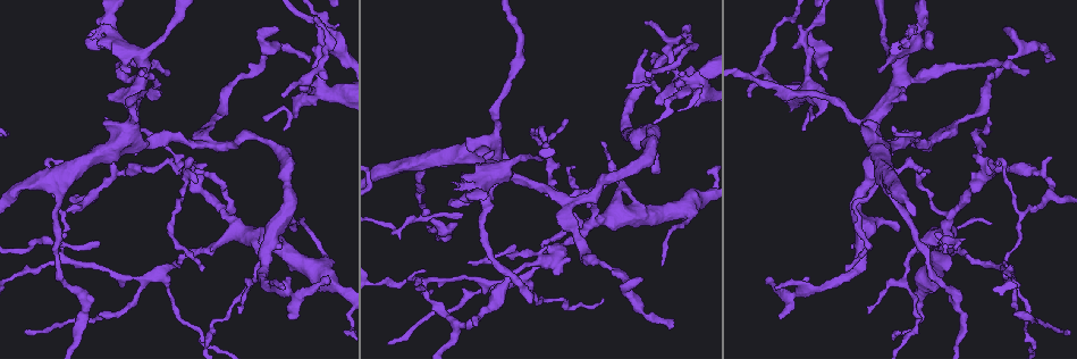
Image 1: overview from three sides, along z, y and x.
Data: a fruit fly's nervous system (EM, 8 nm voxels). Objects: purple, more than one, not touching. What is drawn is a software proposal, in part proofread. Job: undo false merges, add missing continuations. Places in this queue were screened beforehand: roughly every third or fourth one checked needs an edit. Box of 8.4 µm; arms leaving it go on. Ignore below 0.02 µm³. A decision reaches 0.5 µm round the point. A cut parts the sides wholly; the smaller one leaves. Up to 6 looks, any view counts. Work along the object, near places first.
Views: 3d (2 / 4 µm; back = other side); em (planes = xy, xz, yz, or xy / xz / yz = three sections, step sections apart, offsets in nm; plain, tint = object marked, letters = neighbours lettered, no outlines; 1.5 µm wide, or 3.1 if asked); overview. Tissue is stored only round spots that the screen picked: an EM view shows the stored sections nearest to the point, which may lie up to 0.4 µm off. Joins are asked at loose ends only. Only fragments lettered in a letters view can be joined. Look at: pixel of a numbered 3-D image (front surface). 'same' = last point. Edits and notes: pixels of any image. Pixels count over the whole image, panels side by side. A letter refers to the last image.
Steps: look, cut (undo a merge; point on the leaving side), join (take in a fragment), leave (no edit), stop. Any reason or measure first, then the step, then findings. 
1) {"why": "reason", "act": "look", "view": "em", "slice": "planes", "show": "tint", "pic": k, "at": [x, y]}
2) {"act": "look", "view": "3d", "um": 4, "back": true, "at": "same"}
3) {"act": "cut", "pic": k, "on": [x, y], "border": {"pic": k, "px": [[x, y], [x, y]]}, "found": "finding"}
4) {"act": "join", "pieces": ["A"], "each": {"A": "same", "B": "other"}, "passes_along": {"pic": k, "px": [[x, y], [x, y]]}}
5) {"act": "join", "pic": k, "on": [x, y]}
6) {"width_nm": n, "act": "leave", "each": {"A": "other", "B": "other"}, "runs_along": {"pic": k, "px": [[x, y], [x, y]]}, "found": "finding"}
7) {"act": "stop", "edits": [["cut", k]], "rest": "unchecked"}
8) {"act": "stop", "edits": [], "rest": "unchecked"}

{"why": "branch stops here", "act": "look", "view": "em", "slice": "planes", "show": "letters", "pic": 1, "at": [275, 31]}

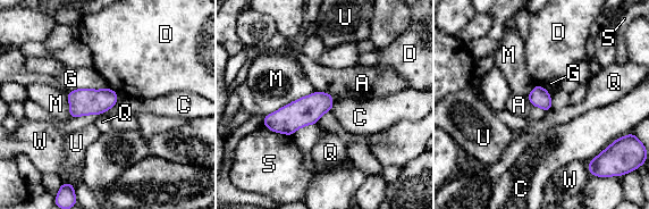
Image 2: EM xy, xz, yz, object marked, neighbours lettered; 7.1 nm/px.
{"act": "leave", "each": {"A": "other", "C": "other", "D": "other", "G": "other", "M": "other", "Q": "other", "S": "other", "U": "other", "W": "other"}, "found": "no lettered fragment goes on from it"}

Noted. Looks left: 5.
{"why": "an open end", "act": "look", "view": "em", "slice": "planes", "show": "letters", "pic": 1, "at": [846, 272]}

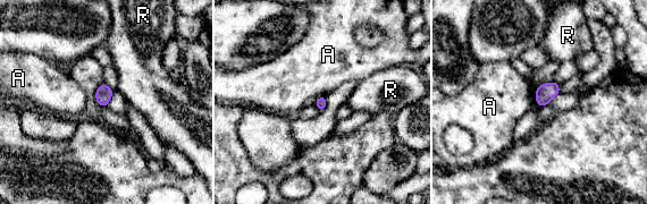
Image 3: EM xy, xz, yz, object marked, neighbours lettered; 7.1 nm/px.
{"act": "leave", "each": {"A": "other", "R": "other"}, "border": {"pic": 3, "px": [[535, 88], [536, 103]]}, "found": "no lettered fragment goes on from it"}

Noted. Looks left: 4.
{"act": "look", "view": "em", "slice": "planes", "show": "letters", "pic": 1, "at": [291, 319]}

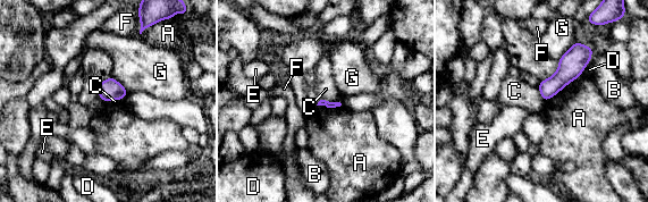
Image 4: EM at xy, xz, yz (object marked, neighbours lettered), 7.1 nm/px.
{"act": "leave", "each": {"A": "other", "B": "other", "C": "other", "D": "other", "E": "other", "F": "other", "G": "other"}, "border": {"pic": 4, "px": [[320, 99], [339, 102]]}, "found": "none of them fits"}

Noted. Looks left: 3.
{"act": "stop", "edits": [], "rest": "unchecked"}

